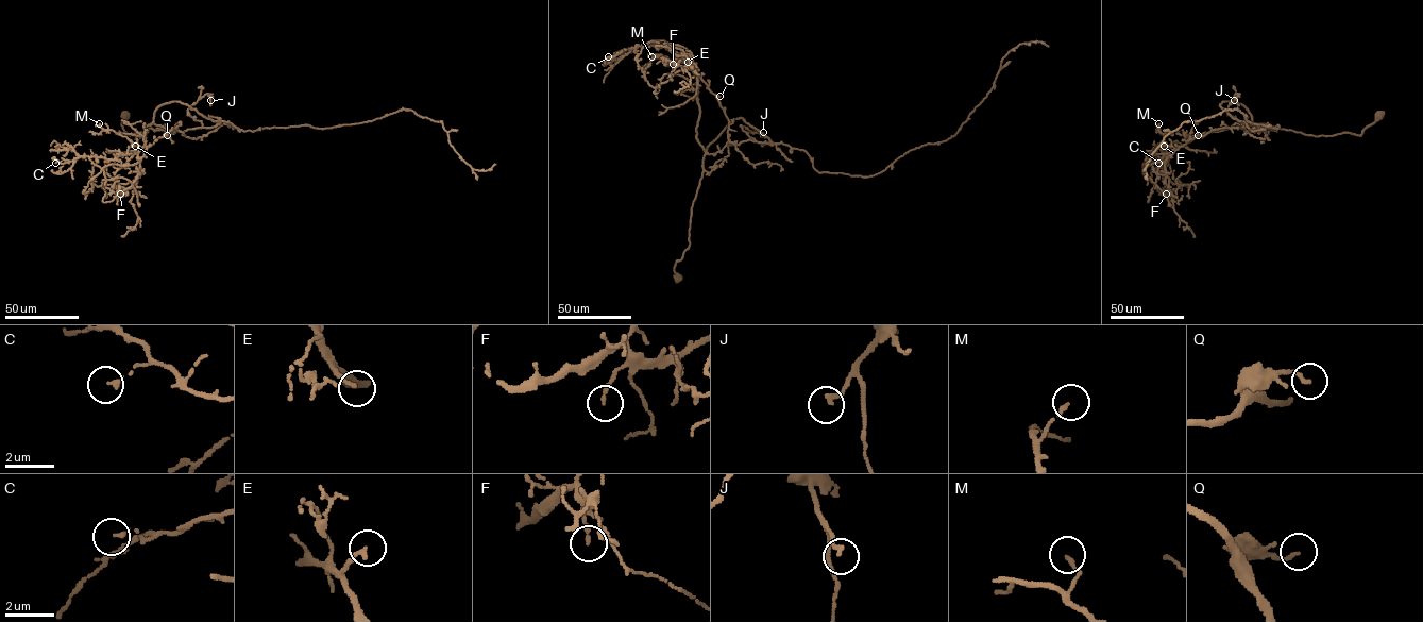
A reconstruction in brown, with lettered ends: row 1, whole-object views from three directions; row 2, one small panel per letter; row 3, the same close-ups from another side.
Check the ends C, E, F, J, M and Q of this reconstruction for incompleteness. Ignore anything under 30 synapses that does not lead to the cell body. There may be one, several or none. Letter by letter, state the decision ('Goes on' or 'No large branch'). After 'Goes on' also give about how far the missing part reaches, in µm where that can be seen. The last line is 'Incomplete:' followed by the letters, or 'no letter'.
C: No large branch
E: No large branch
F: No large branch
J: No large branch
M: No large branch
Q: No large branch
Incomplete: no letter

